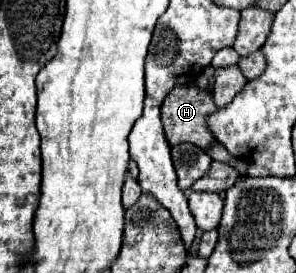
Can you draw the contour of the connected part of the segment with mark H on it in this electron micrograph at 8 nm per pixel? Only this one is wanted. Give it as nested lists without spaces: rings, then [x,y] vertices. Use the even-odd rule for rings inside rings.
[[[177,86],[173,88],[163,106],[161,106],[161,118],[165,126],[165,136],[171,146],[181,144],[181,142],[191,142],[203,150],[211,148],[215,142],[215,136],[211,136],[211,130],[207,128],[207,118],[217,112],[217,106],[213,102],[213,96],[209,90],[201,90],[197,86]]]

